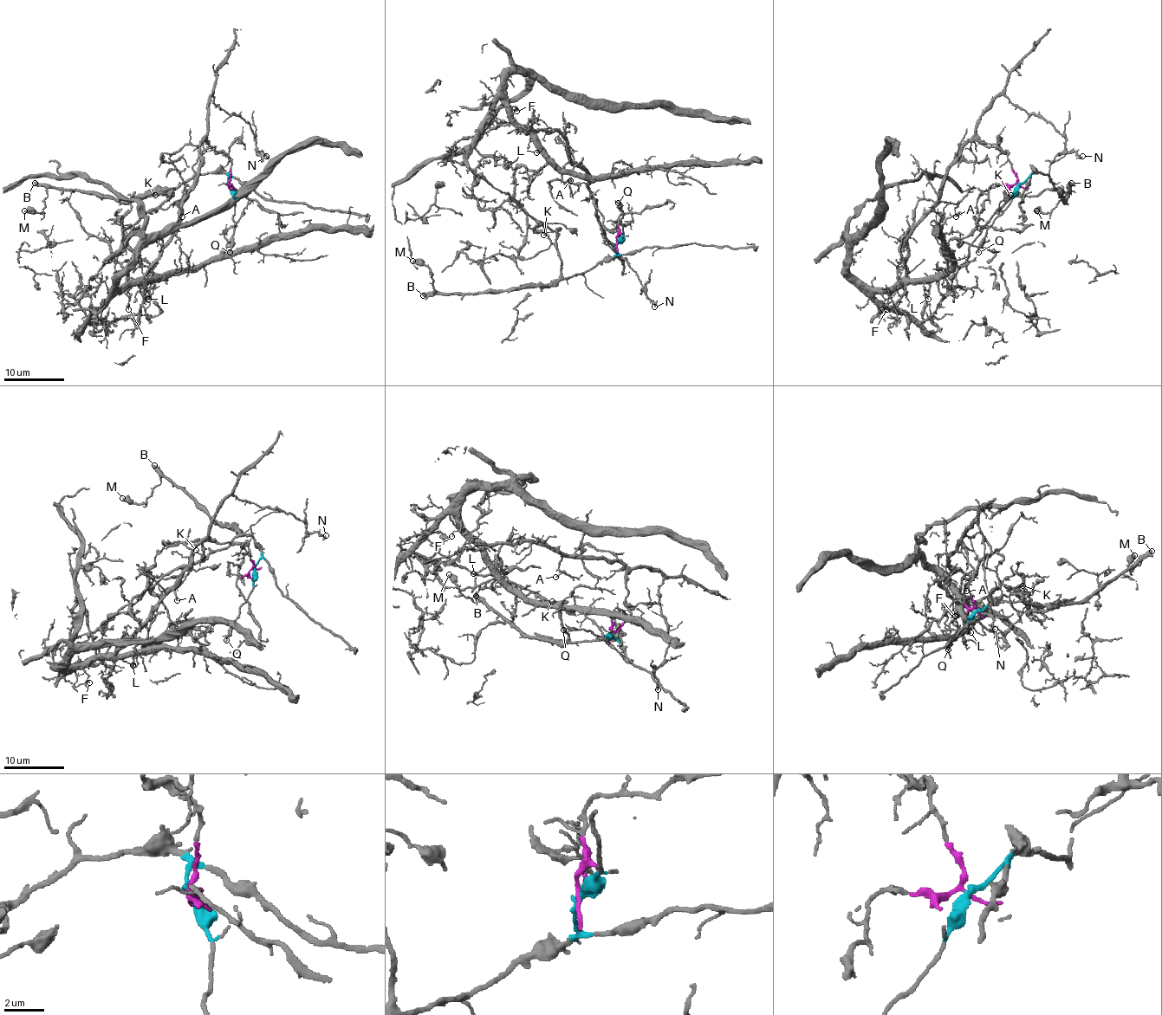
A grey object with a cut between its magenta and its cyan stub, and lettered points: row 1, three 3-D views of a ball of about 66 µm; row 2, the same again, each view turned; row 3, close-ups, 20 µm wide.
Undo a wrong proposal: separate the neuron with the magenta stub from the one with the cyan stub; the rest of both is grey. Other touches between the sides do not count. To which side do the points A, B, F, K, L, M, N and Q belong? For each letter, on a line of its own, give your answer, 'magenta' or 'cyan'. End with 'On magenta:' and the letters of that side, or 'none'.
A: magenta
B: cyan
F: magenta
K: cyan
L: magenta
M: cyan
N: magenta
Q: cyan
On magenta: A, F, L, N

